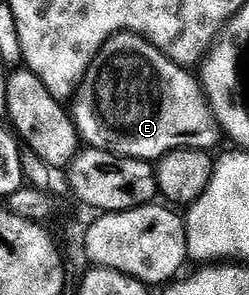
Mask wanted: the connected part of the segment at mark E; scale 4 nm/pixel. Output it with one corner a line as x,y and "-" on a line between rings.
116,32
101,51
96,52
85,70
85,77
75,89
72,97
71,117
77,128
77,135
90,148
98,148
127,159
156,162
176,148
200,148
213,150
222,132
214,120
206,103
205,94
192,71
176,64
145,39
134,36
132,32

